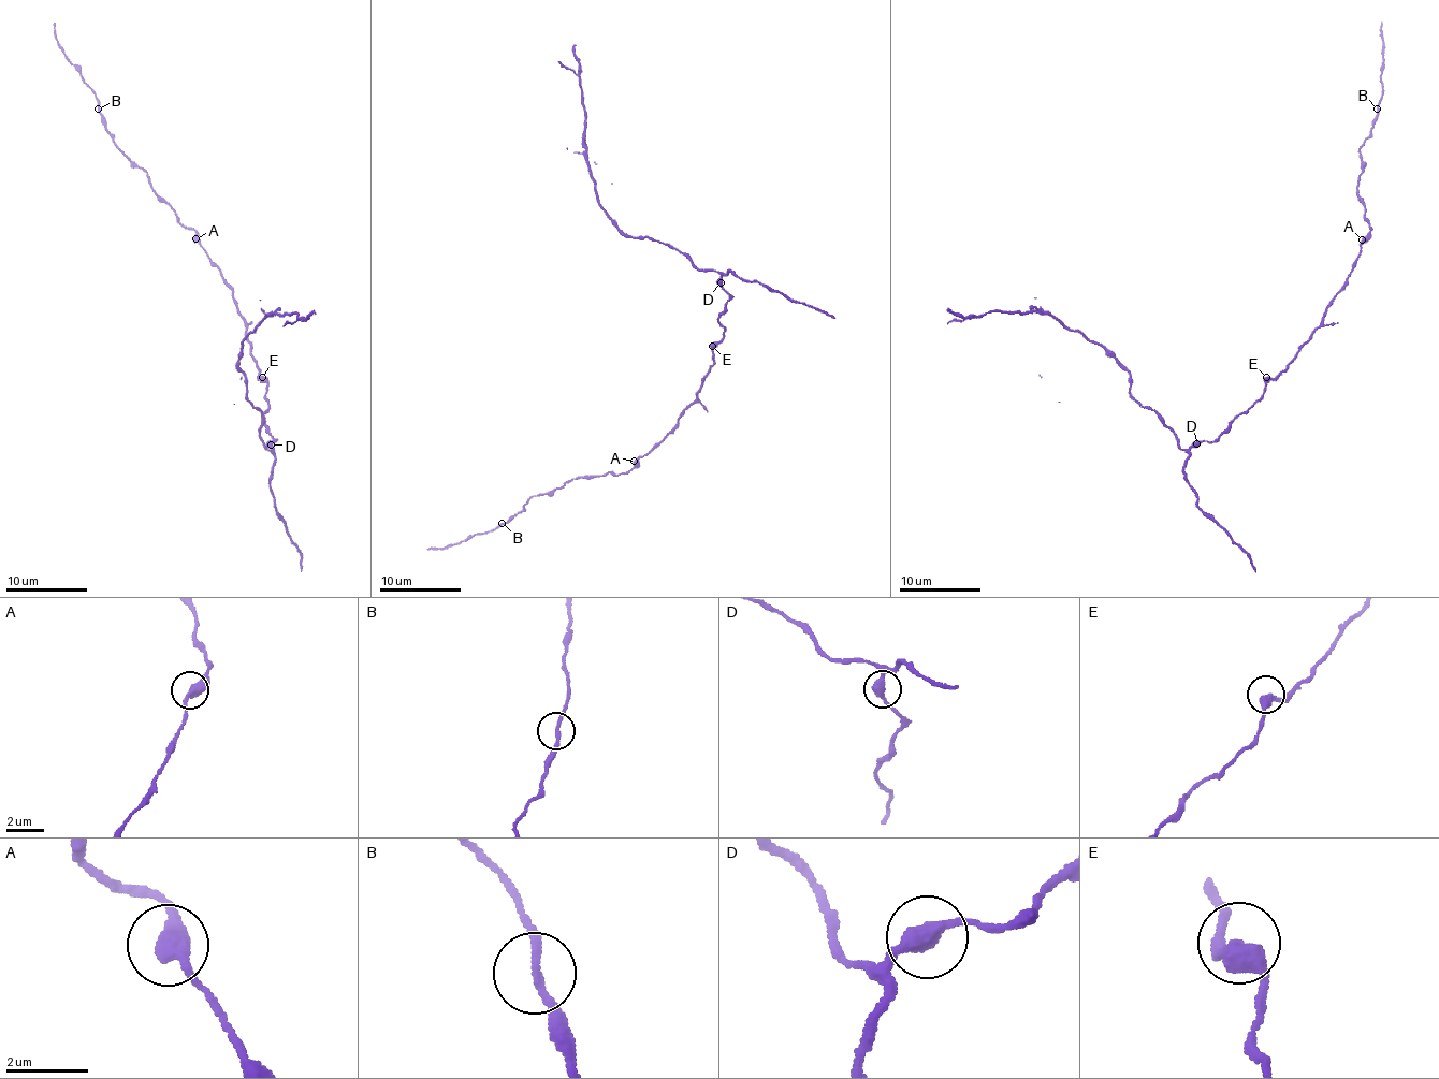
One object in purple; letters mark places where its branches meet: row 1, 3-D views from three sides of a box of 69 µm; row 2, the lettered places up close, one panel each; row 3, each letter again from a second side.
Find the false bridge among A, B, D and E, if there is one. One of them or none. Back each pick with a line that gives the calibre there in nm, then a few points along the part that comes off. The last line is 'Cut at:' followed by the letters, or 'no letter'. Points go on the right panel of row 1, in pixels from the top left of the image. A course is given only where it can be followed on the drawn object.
Cut at: no letter

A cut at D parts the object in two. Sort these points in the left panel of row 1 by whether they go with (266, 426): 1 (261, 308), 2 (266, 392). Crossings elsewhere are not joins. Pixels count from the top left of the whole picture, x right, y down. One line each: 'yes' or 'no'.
1: yes
2: no

